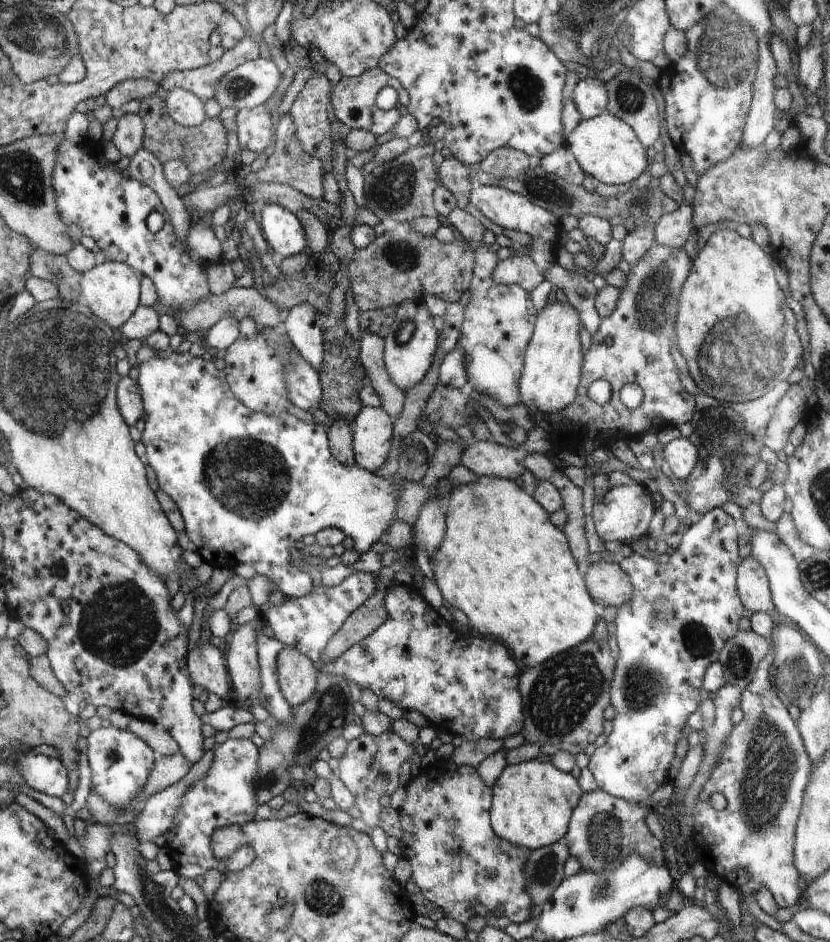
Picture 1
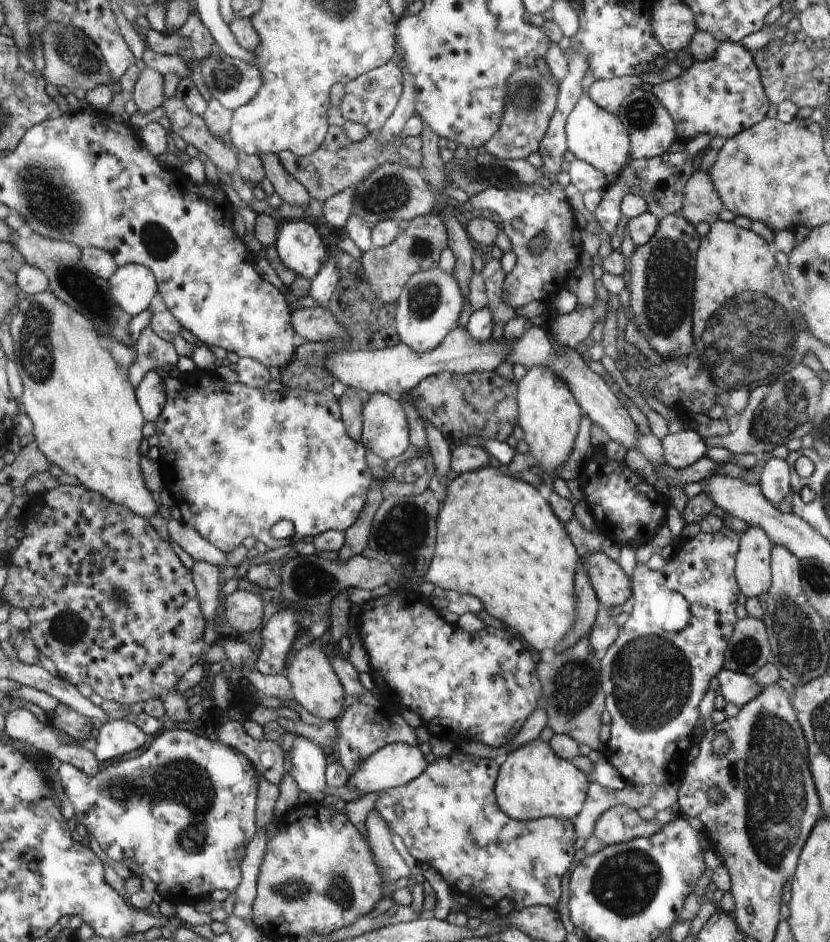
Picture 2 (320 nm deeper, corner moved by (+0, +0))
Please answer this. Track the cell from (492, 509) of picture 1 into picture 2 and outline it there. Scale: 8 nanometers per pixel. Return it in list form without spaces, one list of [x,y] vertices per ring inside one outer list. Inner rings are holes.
[[[492,464],[481,470],[462,474],[454,478],[446,484],[445,491],[445,501],[441,504],[437,518],[437,541],[433,559],[422,581],[431,582],[434,586],[440,586],[440,588],[444,588],[447,591],[480,596],[483,605],[486,604],[485,610],[488,610],[490,615],[504,622],[510,631],[516,632],[520,637],[525,638],[526,642],[529,642],[536,652],[540,653],[544,648],[556,649],[560,642],[564,640],[565,634],[569,632],[570,626],[573,626],[577,616],[576,564],[578,564],[578,553],[574,543],[570,540],[568,534],[564,532],[562,524],[558,522],[558,517],[554,514],[554,510],[550,510],[546,498],[540,493],[538,488],[532,488],[524,480],[518,482],[518,480],[512,480],[512,478],[504,476],[502,472],[492,468]]]

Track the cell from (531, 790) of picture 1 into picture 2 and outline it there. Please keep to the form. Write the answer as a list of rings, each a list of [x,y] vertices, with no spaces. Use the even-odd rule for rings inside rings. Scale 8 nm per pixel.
[[[534,739],[516,747],[500,761],[496,797],[501,809],[519,821],[544,817],[574,819],[588,796],[588,778],[572,762],[560,758],[548,741]]]

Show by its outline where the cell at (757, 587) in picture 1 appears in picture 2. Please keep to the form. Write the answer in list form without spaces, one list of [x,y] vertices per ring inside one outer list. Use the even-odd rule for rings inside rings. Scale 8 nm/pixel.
[[[749,526],[740,536],[740,550],[735,556],[735,577],[740,592],[747,598],[758,597],[768,592],[772,584],[772,550],[773,542],[765,530]]]

